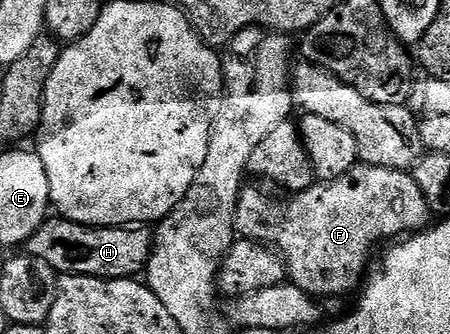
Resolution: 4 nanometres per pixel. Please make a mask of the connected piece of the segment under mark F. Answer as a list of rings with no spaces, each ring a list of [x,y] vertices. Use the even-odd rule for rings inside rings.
[[[358,162],[349,172],[342,174],[342,178],[313,183],[306,190],[285,195],[285,200],[275,200],[256,188],[248,187],[241,187],[236,202],[236,213],[232,219],[235,235],[241,240],[271,246],[283,258],[290,283],[317,298],[344,296],[352,291],[355,293],[365,283],[368,263],[372,260],[372,247],[379,240],[391,241],[405,234],[423,232],[434,216],[432,207],[426,202],[426,194],[418,190],[418,182],[412,177],[411,171],[403,168],[370,166]]]

